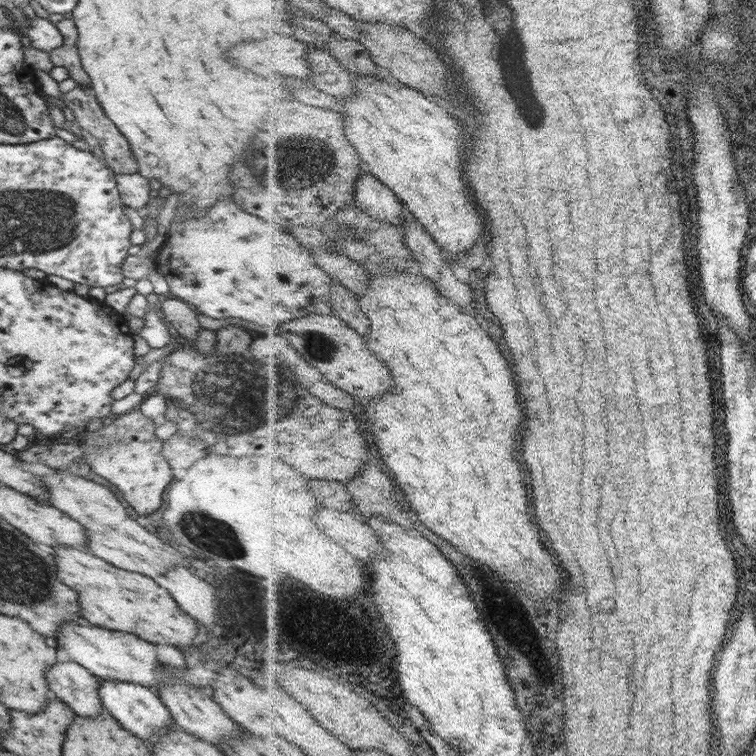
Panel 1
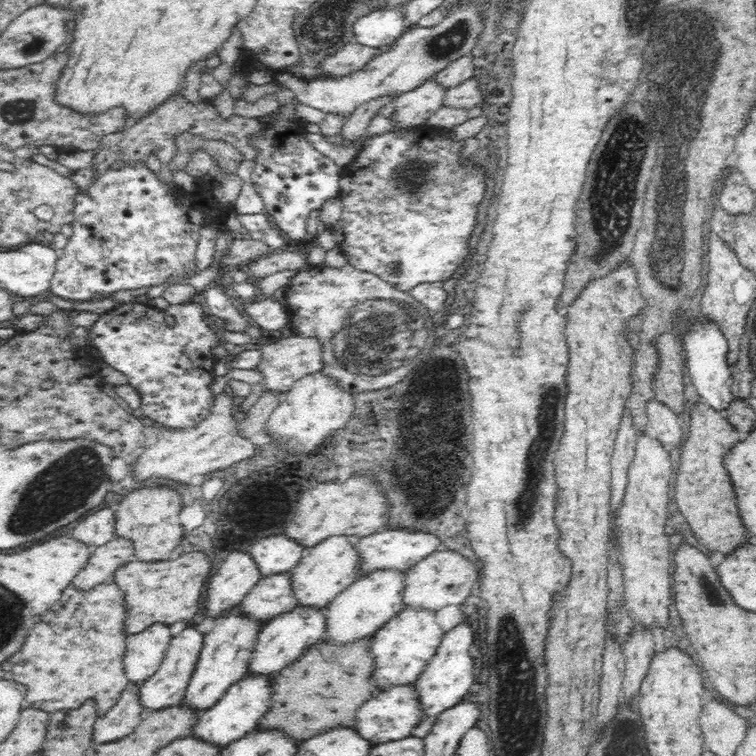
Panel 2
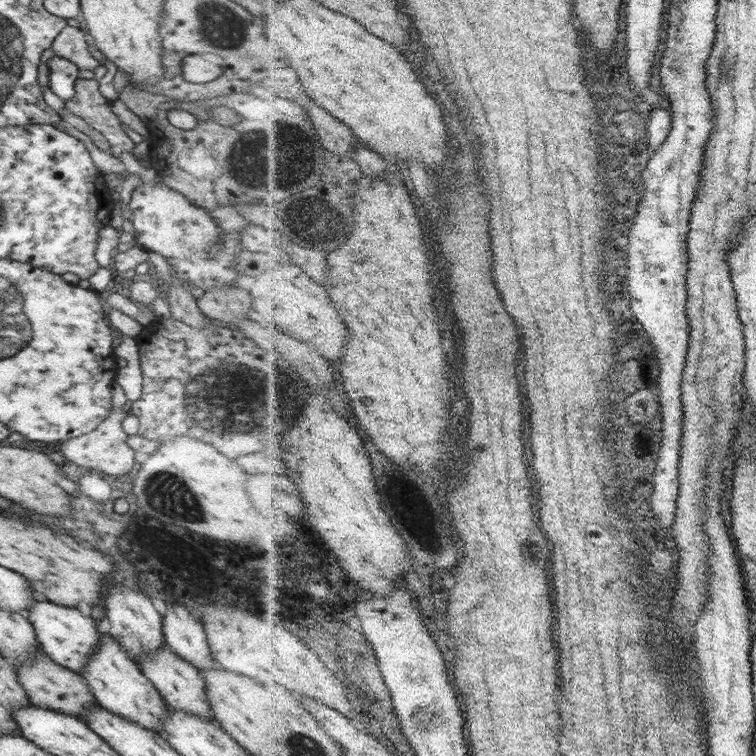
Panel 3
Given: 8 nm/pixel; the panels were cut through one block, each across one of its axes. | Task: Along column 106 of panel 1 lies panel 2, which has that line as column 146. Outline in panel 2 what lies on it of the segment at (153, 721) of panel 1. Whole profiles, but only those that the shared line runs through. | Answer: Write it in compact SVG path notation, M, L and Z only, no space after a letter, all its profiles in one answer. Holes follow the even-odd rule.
M189 624L177 636L172 637L170 646L166 649L159 670L140 685L140 705L145 712L154 712L182 705L188 684L196 670L196 663L203 647L204 634L196 630L195 625Z

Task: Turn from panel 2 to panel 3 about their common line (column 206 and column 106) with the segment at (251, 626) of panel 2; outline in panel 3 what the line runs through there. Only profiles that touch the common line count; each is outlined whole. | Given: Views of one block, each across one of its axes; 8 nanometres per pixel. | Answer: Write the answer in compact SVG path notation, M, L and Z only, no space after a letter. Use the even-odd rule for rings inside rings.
M101 633L98 648L89 656L81 676L100 707L164 736L163 720L171 708L110 633Z

